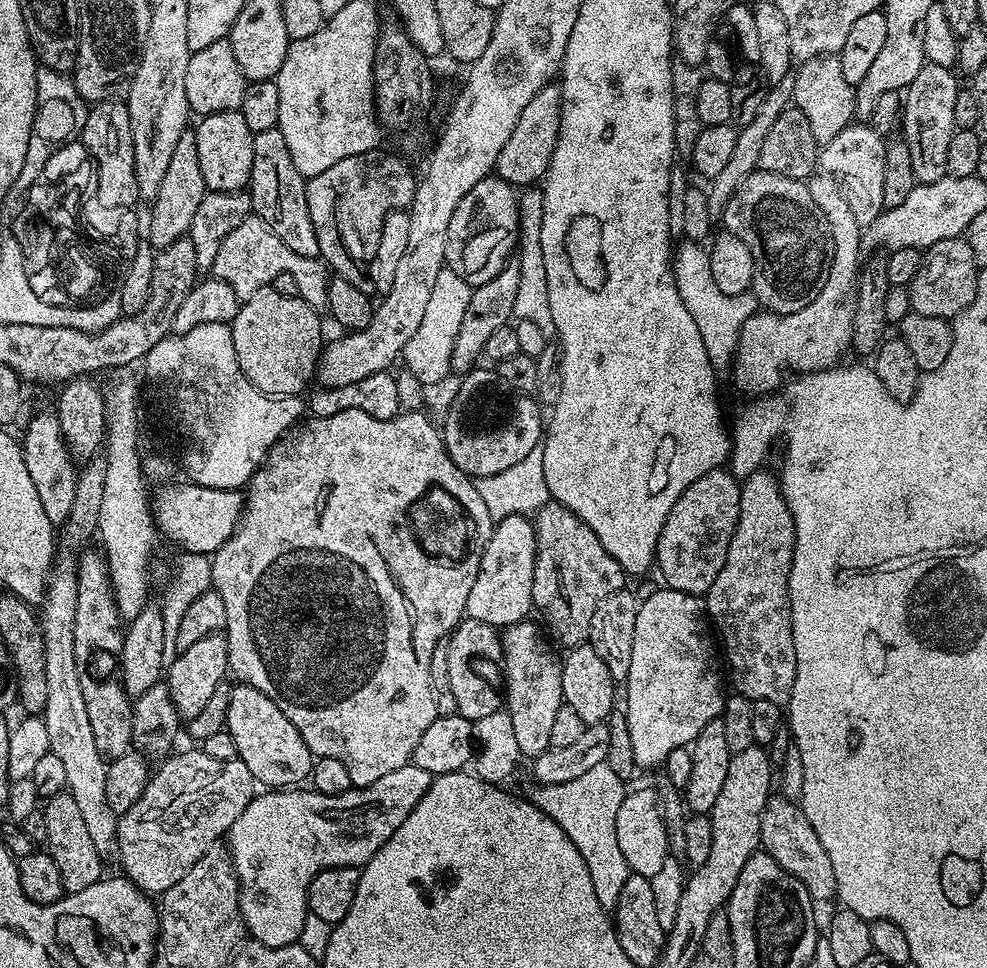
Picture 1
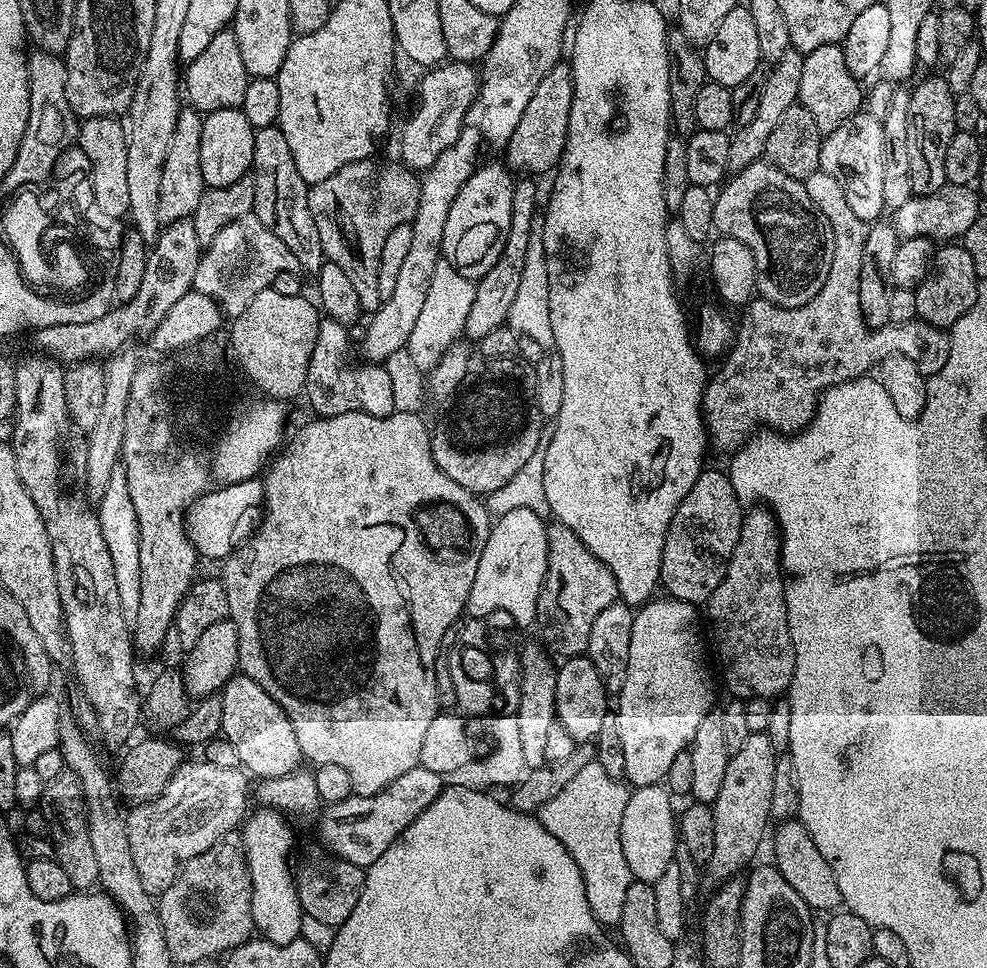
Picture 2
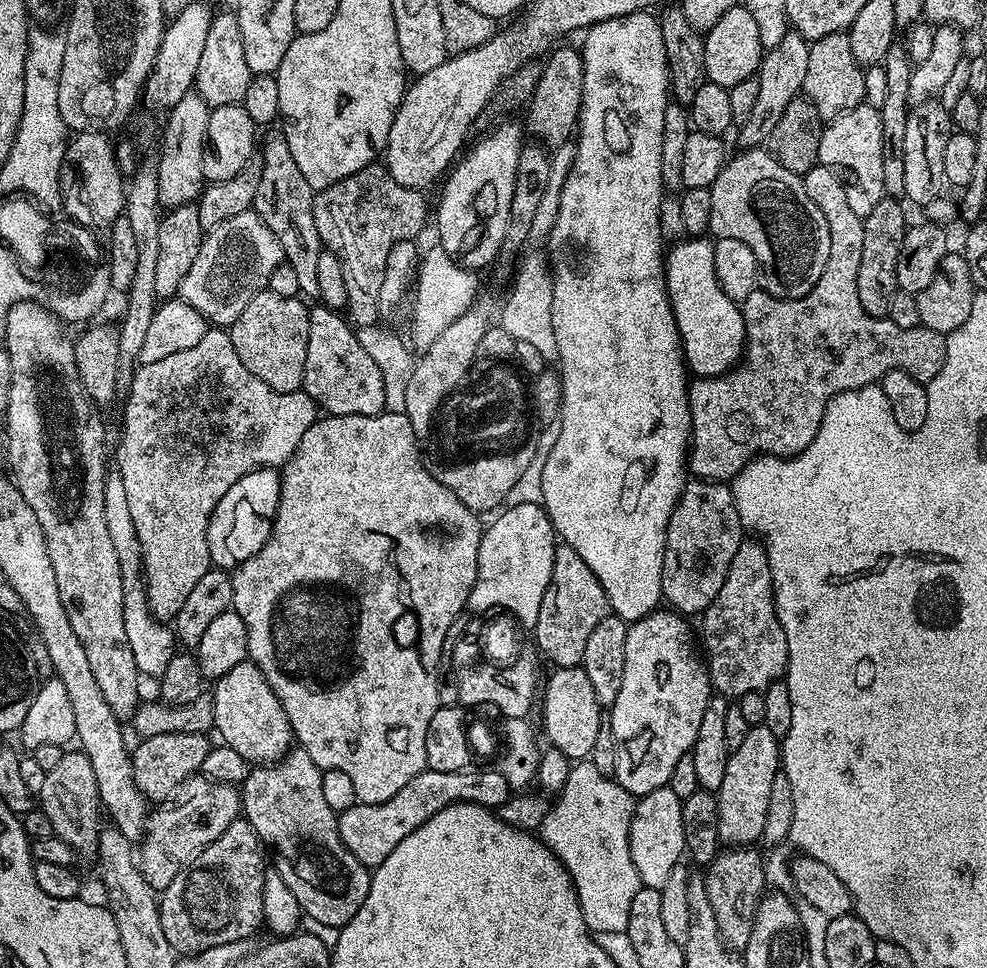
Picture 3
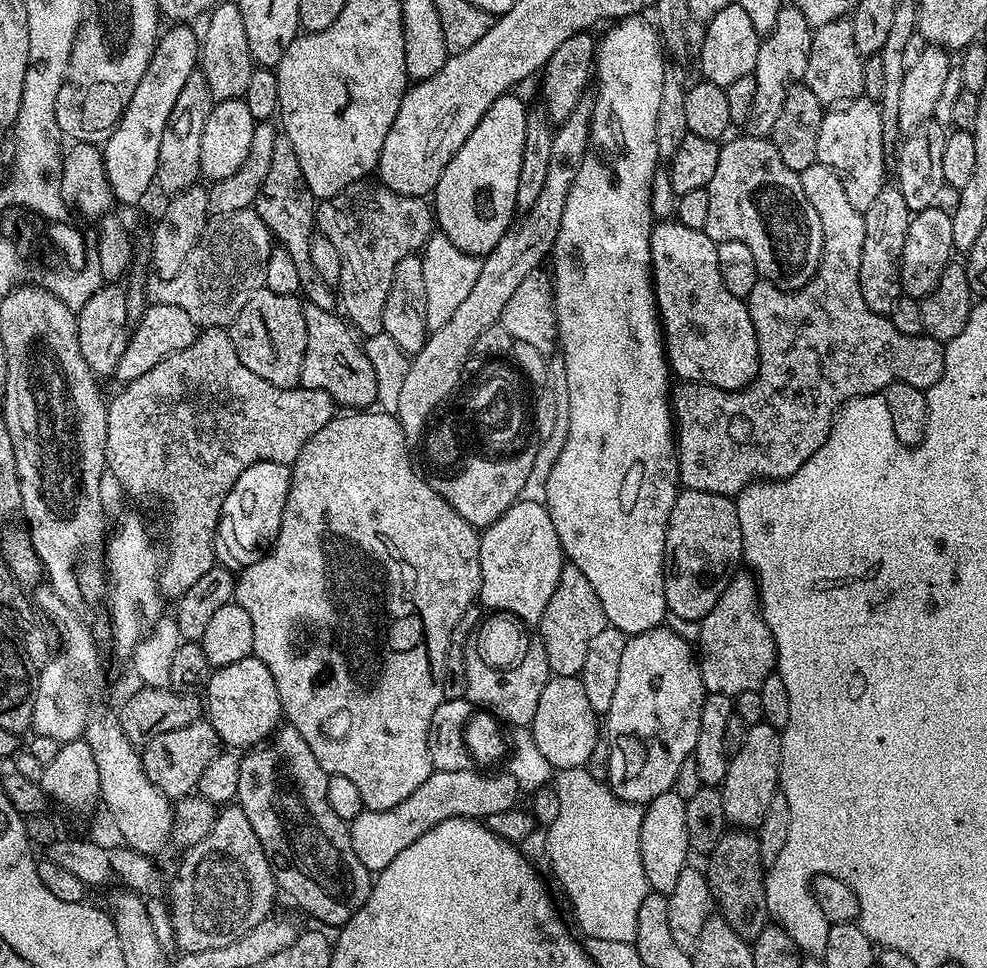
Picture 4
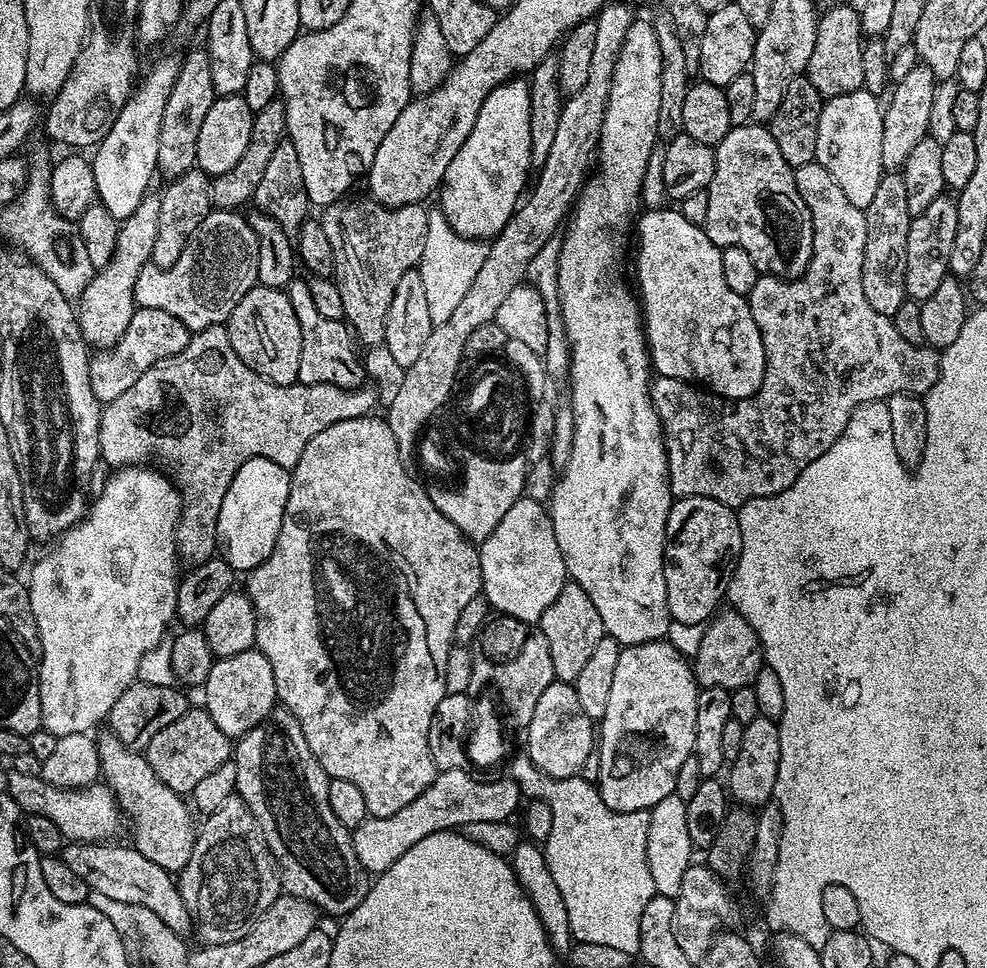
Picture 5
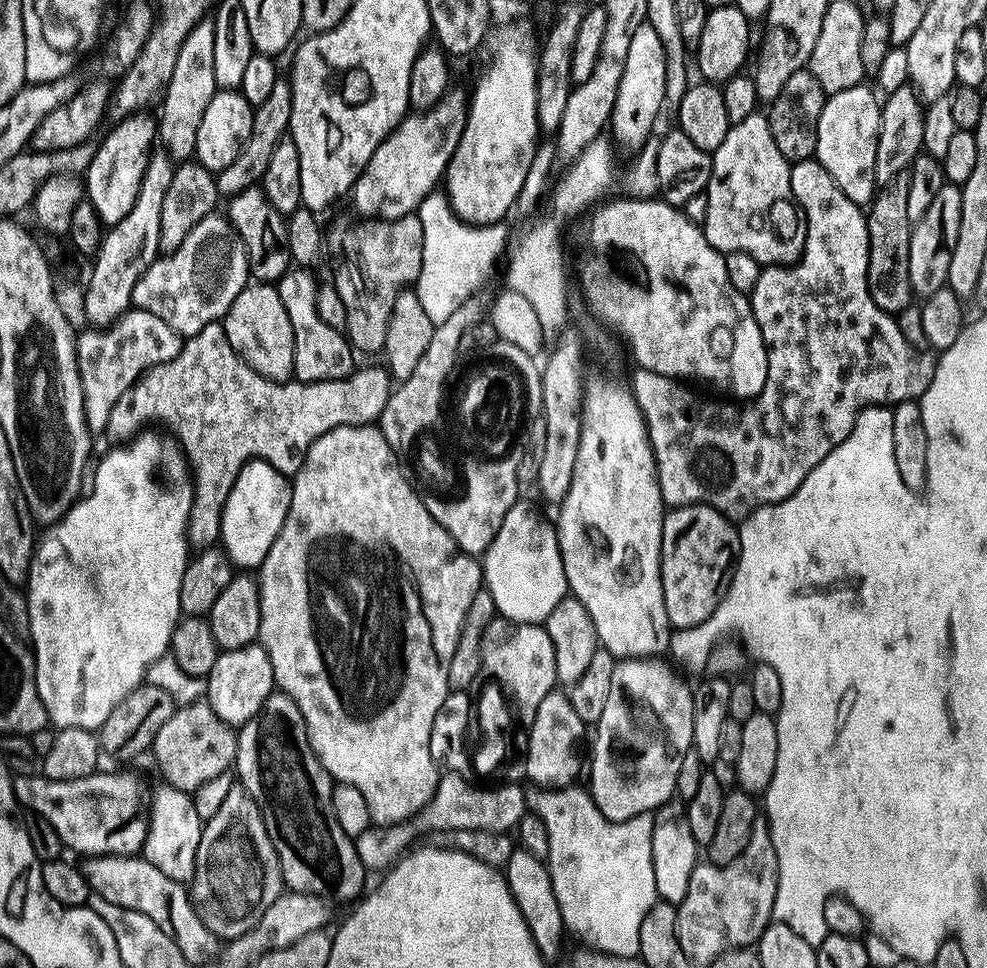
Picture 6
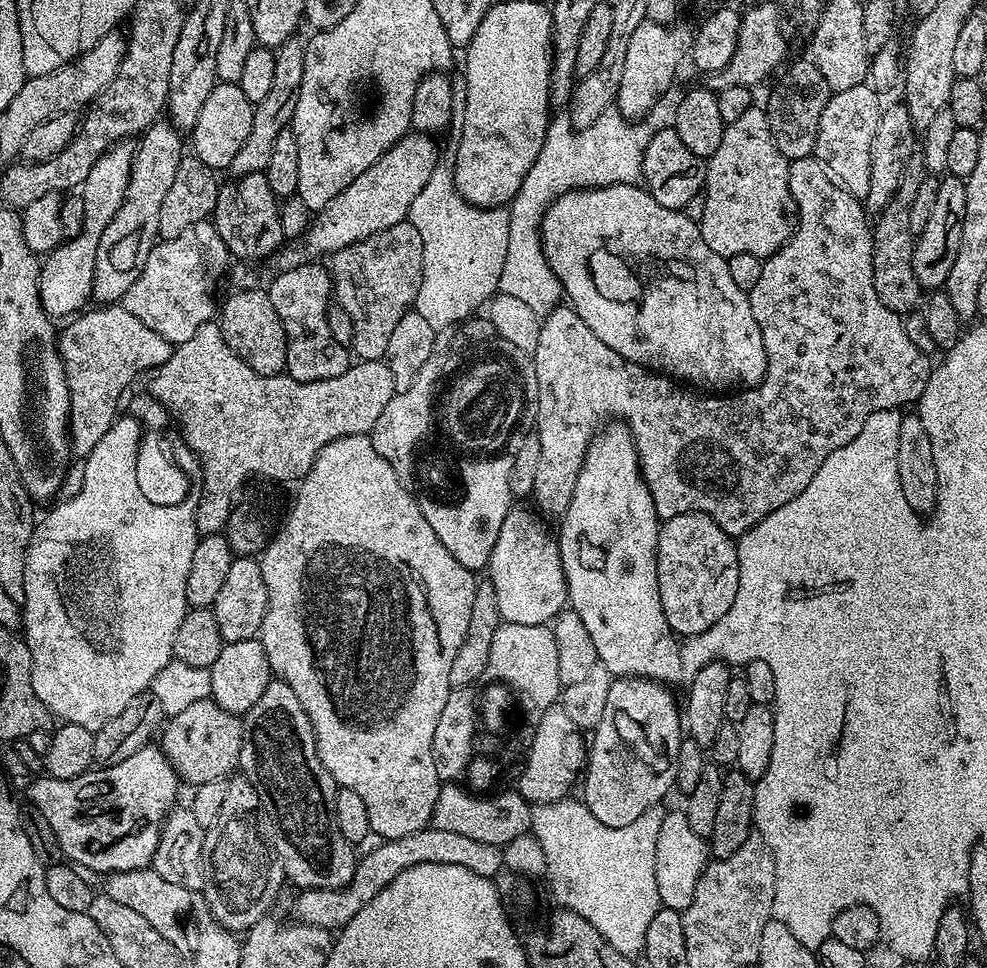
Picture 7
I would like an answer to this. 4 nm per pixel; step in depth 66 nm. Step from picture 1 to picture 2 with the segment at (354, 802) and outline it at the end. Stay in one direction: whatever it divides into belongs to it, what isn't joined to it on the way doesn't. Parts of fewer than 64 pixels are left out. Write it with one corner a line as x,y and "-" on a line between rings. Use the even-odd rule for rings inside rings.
419,766
406,770
402,778
394,778
390,786
386,786
378,794
357,796
353,794
346,802
329,804
319,813
320,840
325,849
334,856
340,856
346,862
357,864
362,869
378,862
382,854
397,838
438,798
438,794
446,786
445,777
434,774
434,770
426,770
-
266,807
256,811
260,812
252,812
242,828
244,853
252,882
252,926
263,939
286,946
286,942
300,939
300,923
304,917
300,910
294,868
288,865
288,859
292,856
292,828
284,821
285,813

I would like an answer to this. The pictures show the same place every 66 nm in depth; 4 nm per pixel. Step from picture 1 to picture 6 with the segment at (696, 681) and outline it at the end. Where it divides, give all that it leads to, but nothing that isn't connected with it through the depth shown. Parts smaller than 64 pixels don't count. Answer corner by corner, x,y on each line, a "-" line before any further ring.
645,658
643,660
622,660
614,666
614,678
610,678
610,695
606,698
606,707
602,709
602,718
594,725
596,741
592,744
592,785
590,791
592,801
606,818
614,822
622,822
634,818
638,814
655,813
657,808
669,803
676,796
676,783
678,782
678,769
682,766
682,758
687,752
693,751
694,738
694,698
693,689
683,680
683,675
676,676
677,669
664,658

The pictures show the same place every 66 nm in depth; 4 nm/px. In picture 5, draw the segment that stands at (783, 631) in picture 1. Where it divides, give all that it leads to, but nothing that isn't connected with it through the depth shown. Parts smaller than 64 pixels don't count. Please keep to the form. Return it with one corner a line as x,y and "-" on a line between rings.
735,610
727,611
721,611
700,633
698,654
691,661
692,671
696,674
696,682
700,688
727,688
729,690
747,688
754,684
755,676
765,665
764,654
760,650
760,640
746,622
746,618
742,618
740,613

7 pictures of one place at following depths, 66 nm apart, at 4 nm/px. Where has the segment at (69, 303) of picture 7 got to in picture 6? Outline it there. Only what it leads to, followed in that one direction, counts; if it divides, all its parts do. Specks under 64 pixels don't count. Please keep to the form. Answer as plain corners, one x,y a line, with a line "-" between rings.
147,111
133,112
131,116
125,116
124,119
113,123
112,129
108,133
103,133
104,141
96,144
96,153
90,162
86,173
86,198
94,206
101,224
111,226
122,222
126,214
130,214
134,202
138,198
138,190
142,186
142,174
146,174
148,159
152,157
154,145
158,140
158,120
155,115

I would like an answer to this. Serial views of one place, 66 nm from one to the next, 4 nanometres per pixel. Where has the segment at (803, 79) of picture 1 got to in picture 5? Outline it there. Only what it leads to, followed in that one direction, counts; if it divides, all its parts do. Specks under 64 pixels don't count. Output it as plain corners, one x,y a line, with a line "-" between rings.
836,4
819,13
818,38
814,42
814,54
810,54
806,77
823,98
850,94
864,87
862,78
862,33
860,13
848,4

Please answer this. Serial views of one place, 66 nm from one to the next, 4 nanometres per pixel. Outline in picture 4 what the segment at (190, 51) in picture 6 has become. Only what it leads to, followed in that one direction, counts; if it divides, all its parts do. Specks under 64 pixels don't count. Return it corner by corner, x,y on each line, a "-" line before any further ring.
198,70
192,72
178,94
178,102
174,102
174,110
170,110
170,118
166,118
166,130
162,130
155,182
157,189
175,194
193,187
201,179
202,130
206,127
206,118
210,118
213,103
204,75

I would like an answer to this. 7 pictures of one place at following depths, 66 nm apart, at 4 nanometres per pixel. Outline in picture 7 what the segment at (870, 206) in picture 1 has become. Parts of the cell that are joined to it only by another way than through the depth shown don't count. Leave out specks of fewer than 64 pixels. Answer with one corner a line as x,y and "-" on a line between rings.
867,83
850,90
833,92
822,110
817,126
816,160
826,166
826,174
861,202
870,190
870,142
882,111
881,97

